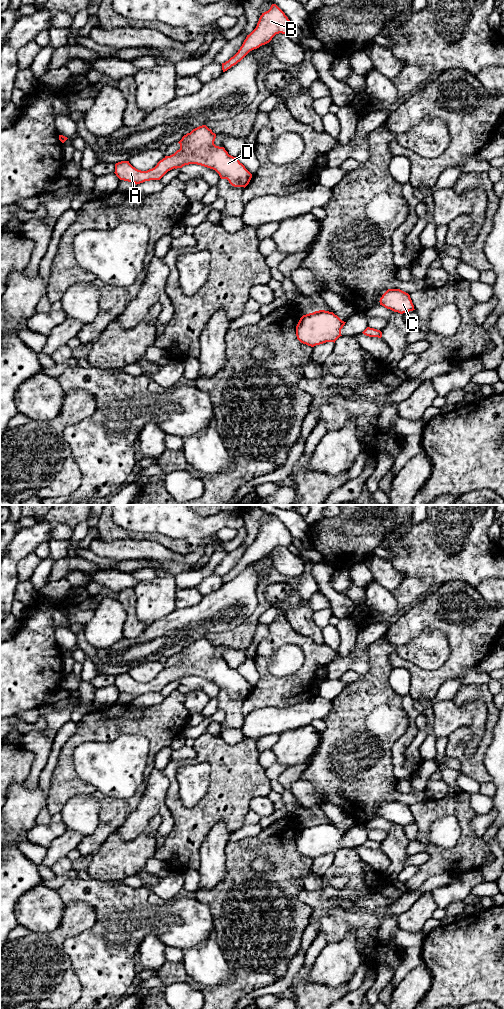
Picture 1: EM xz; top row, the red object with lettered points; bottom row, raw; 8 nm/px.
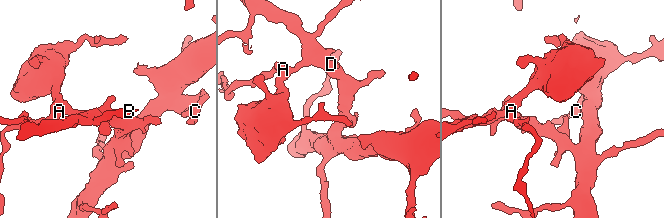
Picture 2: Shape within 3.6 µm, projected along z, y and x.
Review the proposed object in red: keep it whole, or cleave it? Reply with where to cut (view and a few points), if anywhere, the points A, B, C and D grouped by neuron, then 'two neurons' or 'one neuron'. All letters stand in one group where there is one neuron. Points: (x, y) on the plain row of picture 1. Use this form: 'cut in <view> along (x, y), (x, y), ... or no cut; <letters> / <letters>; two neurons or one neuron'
no cut; A B C D; one neuron

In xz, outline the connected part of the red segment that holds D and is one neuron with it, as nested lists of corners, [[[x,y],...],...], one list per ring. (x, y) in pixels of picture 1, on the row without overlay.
[[[206,637],[187,645],[178,654],[180,661],[165,668],[157,677],[147,683],[133,679],[129,673],[115,676],[115,686],[120,692],[137,696],[160,692],[168,683],[185,677],[197,676],[215,682],[221,691],[227,691],[234,699],[246,699],[252,686],[237,671],[228,666],[224,659],[214,656],[216,646]]]

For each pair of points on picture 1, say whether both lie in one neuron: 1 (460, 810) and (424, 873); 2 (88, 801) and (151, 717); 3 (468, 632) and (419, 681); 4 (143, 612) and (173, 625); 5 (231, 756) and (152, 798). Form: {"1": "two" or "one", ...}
{"1": "one", "2": "two", "3": "one", "4": "two", "5": "two"}

